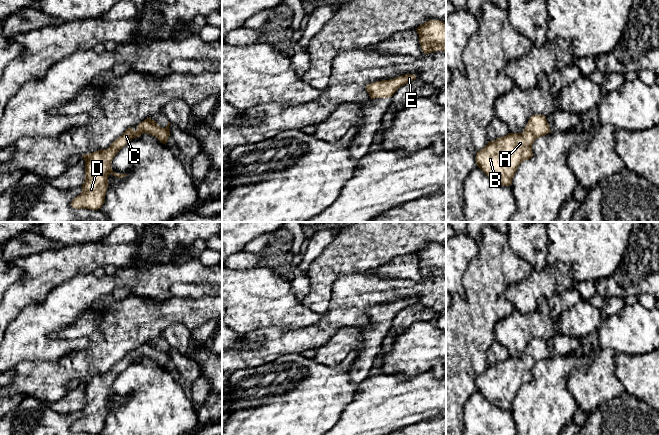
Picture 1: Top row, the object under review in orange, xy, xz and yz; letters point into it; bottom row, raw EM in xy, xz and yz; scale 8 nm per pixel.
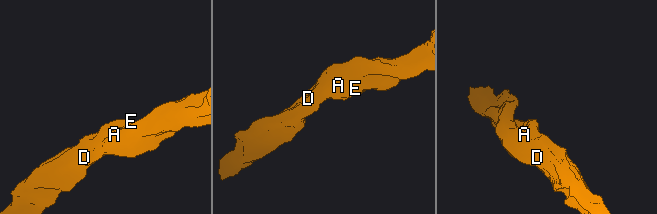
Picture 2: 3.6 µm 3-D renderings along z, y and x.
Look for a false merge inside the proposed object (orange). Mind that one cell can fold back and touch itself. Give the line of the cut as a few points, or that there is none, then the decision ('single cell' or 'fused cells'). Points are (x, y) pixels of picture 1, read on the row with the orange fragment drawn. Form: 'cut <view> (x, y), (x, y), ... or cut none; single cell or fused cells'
cut none; single cell

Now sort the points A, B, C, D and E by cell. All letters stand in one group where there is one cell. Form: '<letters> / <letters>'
A B C D E

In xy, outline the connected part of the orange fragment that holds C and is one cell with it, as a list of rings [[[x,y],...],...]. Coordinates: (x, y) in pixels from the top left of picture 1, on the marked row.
[[[149,117],[138,124],[136,131],[132,127],[128,128],[109,148],[82,155],[85,160],[85,182],[81,187],[81,194],[73,199],[71,206],[75,209],[101,209],[105,202],[109,175],[112,174],[118,178],[127,176],[127,174],[112,171],[111,163],[119,150],[143,133],[155,136],[166,145],[170,136],[169,126],[170,122],[165,128],[161,128],[156,121]]]

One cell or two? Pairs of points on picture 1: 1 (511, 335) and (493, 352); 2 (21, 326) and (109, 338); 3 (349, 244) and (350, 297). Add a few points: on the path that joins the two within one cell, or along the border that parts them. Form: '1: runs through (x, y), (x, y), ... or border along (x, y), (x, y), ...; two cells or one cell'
1: border along (495, 339), (507, 350), (510, 356); two cells
2: border along (77, 318), (49, 336); two cells
3: border along (366, 272), (342, 275), (332, 284), (331, 288); two cells

